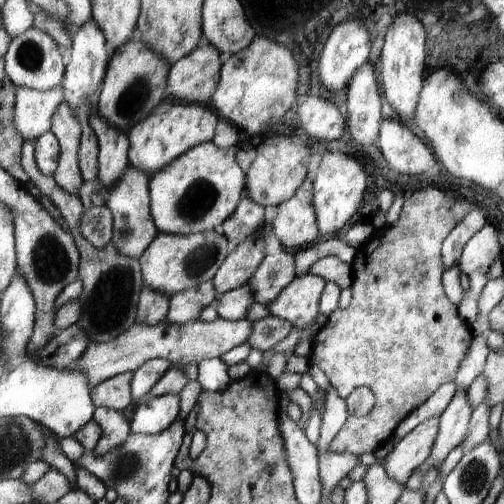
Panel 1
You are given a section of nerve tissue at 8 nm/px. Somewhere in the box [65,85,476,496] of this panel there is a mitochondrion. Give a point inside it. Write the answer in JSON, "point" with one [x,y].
{"point":[114,292]}

